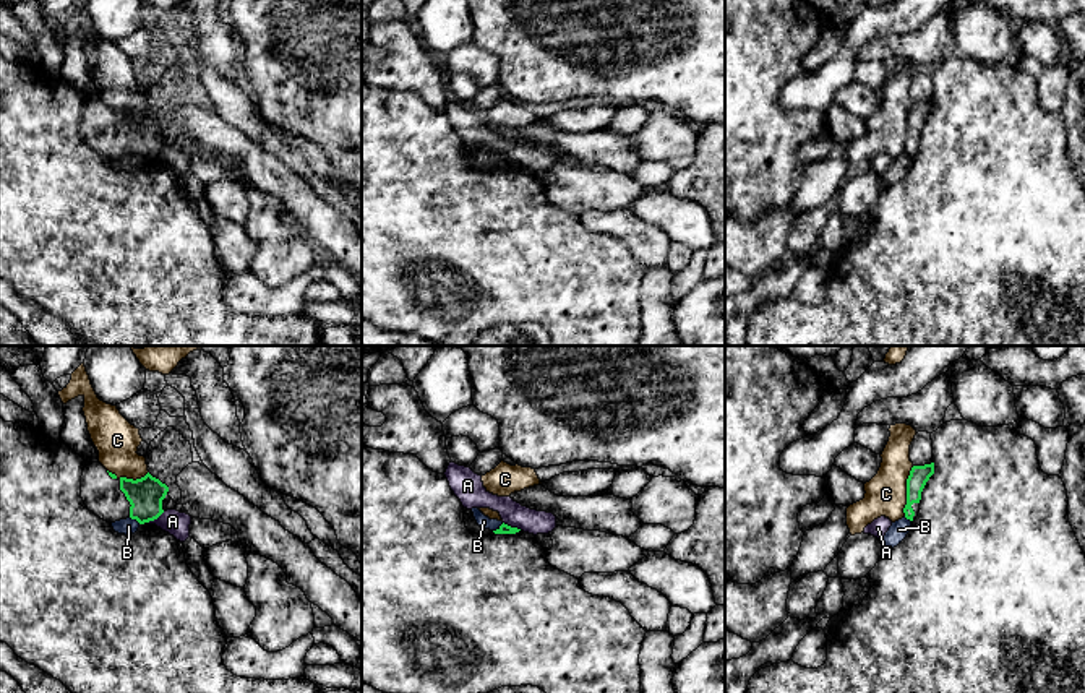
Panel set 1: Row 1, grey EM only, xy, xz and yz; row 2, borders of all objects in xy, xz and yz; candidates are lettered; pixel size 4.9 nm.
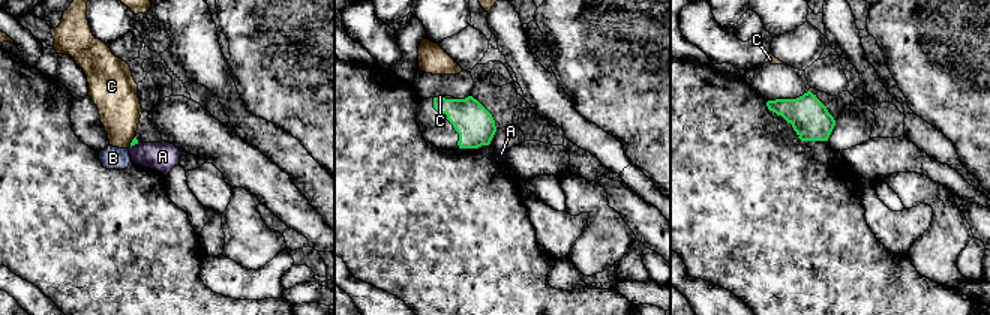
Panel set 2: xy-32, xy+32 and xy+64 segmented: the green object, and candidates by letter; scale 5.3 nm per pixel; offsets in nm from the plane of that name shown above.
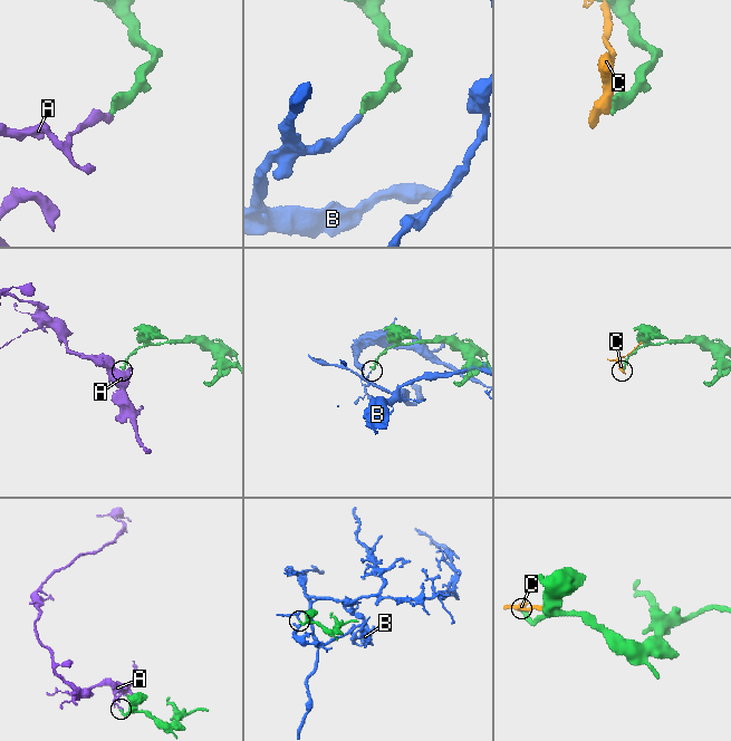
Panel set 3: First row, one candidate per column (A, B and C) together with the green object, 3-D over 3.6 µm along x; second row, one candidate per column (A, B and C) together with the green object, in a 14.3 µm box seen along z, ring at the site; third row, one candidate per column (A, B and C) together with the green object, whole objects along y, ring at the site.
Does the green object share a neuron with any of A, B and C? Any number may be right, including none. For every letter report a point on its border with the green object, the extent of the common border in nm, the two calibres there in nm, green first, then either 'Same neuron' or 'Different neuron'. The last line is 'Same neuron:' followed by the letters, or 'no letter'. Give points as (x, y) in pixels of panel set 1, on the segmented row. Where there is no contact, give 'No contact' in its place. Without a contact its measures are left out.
A: Touches green at xz (513, 528). Shared border 100 nm. Thickness 50 nm (green) against 130 nm. Different neuron
B: Touches green at xz (500, 526). Shared border 70 nm. Thickness 50 nm (green) against 70 nm. Different neuron
C: Touches green at yz (907, 490). Shared border 260 nm. Thickness 100 nm (green) against 200 nm. Different neuron
Same neuron: no letter

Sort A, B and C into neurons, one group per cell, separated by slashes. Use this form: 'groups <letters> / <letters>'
groups A / B / C

